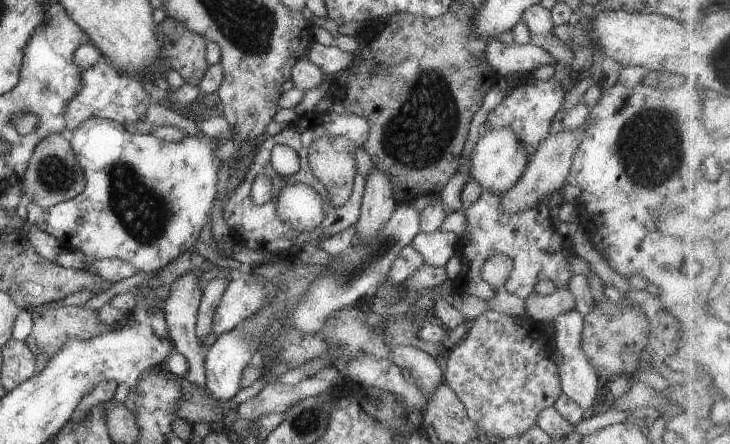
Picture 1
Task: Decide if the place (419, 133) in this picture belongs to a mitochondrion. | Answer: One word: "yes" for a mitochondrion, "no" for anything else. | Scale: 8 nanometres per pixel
yes

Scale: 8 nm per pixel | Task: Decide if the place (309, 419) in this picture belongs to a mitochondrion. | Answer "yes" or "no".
yes

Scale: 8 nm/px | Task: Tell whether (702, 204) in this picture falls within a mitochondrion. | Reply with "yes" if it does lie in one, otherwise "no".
no

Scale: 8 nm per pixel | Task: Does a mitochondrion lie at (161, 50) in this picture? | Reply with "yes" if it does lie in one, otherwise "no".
no

